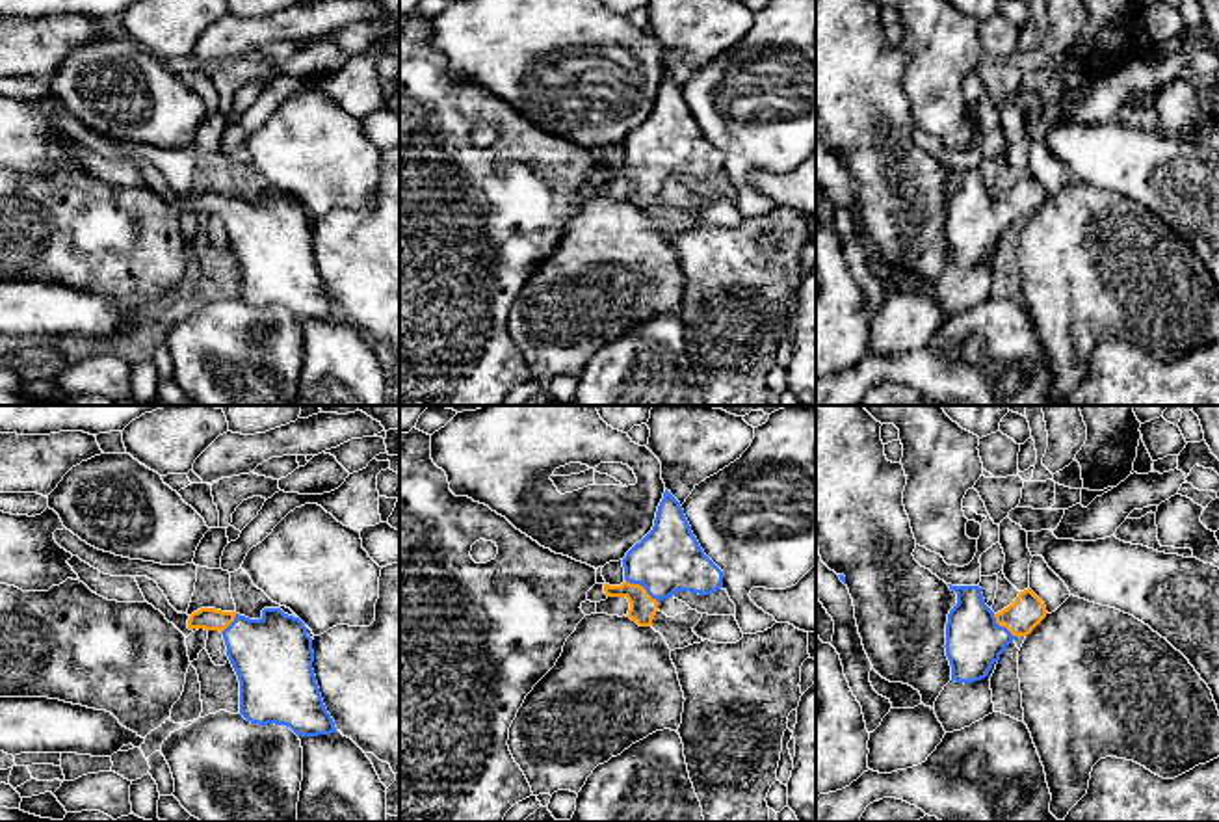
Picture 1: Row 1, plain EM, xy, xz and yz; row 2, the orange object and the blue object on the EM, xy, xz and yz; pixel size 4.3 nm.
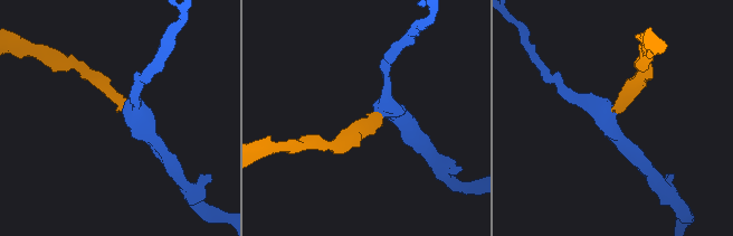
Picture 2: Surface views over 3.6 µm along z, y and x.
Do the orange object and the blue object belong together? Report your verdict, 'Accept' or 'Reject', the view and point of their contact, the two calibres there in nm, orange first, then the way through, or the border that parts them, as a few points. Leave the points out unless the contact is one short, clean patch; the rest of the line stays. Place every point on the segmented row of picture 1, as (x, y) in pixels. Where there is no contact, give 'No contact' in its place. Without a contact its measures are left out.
Accept. Touches orange at xz (643, 588). Thickness 120 nm (orange) against 280 nm. Path across: xz (643, 609), (643, 588), (669, 558)

